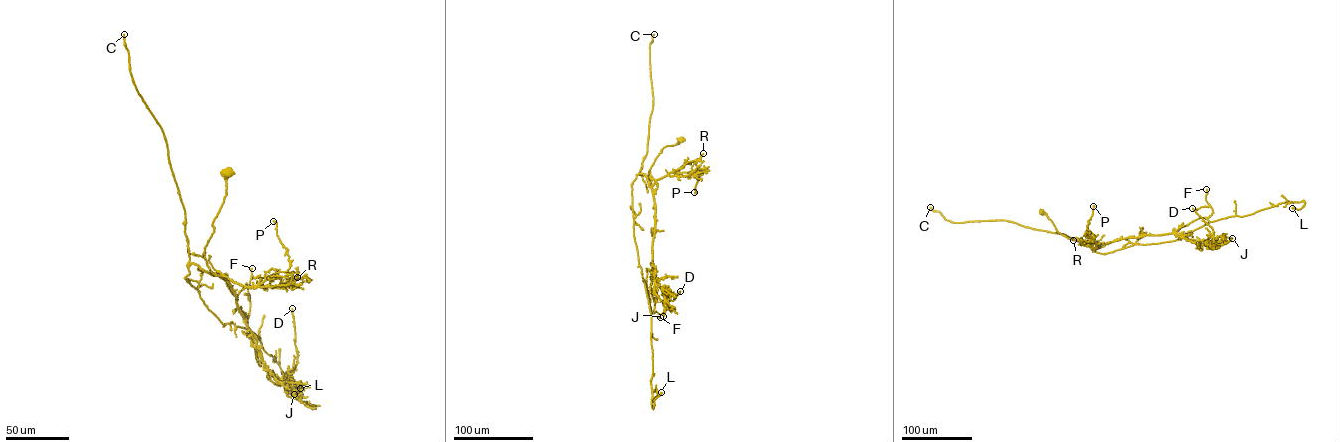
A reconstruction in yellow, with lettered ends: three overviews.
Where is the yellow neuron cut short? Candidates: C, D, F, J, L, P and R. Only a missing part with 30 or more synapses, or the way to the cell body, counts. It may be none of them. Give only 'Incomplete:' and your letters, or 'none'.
Incomplete: C

